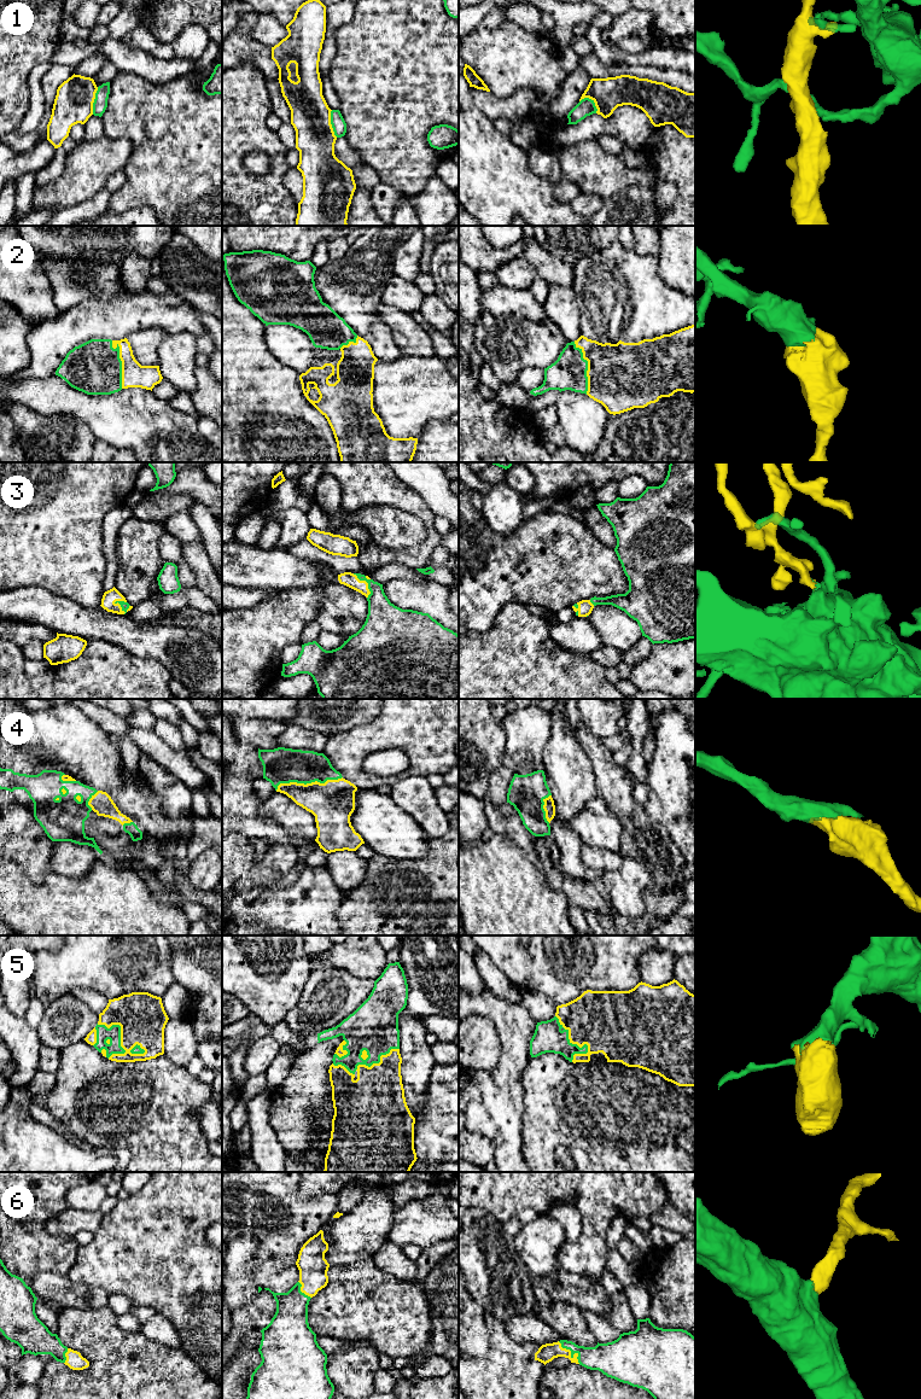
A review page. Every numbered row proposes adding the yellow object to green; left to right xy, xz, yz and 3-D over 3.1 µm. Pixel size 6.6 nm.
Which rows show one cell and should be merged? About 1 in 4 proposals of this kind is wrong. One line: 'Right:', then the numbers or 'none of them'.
Right: 2, 3, 4, 5, 6

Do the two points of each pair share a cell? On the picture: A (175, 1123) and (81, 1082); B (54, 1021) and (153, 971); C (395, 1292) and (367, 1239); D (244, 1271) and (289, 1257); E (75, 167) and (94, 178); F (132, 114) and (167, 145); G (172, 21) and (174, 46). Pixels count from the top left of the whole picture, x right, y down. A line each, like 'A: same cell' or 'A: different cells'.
A: same cell
B: different cells
C: different cells
D: different cells
E: same cell
F: same cell
G: different cells

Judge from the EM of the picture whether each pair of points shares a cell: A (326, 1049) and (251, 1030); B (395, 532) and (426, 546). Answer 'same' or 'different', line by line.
A: different
B: different

